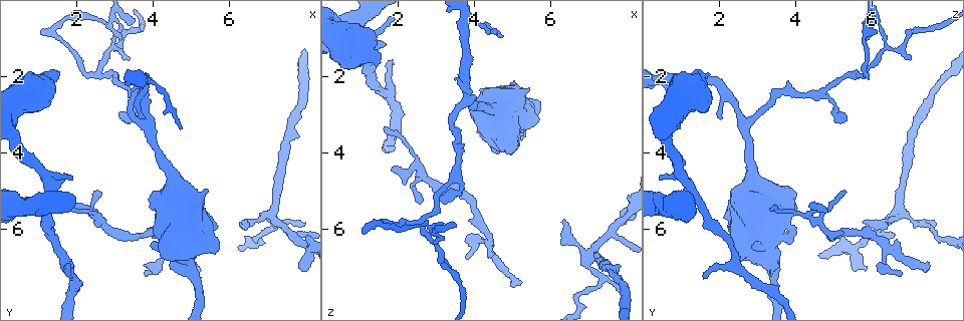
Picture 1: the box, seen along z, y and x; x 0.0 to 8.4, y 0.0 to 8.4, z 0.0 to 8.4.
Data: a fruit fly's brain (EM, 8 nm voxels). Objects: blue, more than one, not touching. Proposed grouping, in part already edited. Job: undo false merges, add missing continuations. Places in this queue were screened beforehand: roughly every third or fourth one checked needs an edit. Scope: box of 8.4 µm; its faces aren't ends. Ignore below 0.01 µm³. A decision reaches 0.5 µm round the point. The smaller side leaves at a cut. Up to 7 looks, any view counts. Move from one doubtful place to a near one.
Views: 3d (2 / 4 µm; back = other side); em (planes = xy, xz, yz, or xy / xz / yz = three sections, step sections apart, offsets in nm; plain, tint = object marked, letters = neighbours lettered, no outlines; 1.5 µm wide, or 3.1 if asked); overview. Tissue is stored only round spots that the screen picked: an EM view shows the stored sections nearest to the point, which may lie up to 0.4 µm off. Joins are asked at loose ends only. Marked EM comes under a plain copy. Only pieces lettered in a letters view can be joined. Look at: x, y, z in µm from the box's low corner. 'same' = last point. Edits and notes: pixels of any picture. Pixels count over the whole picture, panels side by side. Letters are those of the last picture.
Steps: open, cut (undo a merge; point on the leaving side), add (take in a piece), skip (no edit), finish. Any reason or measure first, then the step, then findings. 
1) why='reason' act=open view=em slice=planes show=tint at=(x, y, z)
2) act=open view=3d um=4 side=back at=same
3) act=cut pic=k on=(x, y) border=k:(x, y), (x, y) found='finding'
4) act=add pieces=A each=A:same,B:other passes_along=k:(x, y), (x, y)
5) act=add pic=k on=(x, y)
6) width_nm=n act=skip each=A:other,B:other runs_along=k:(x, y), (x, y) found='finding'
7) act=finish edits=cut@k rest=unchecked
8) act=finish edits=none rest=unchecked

why='tapers out' act=open view=3d um=4 at=(1.60, 5.55, 3.30)

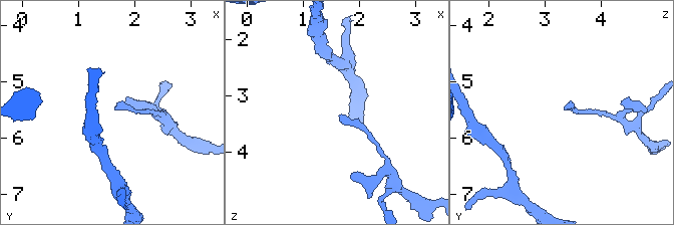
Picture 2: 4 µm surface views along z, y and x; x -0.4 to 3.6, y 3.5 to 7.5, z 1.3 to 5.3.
act=open view=em slice=planes show=letters at=(1.65, 5.50, 3.35)

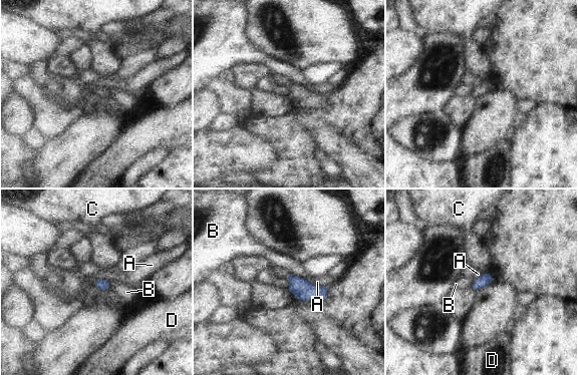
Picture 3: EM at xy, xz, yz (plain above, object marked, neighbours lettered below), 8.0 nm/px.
act=skip each=A:other,B:other,C:other,D:other found='no lettered piece goes on from it'

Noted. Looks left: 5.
why='free end' act=open view=3d um=2 at=(3.70, 3.15, 2.05)

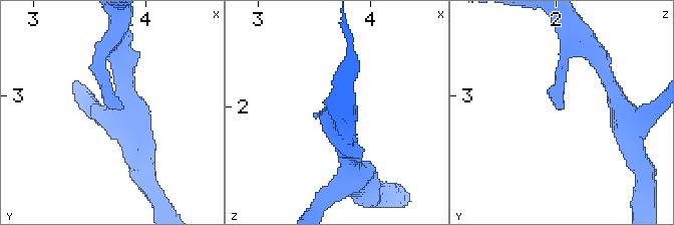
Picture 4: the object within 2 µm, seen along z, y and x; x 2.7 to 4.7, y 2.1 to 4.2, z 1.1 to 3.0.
act=open view=em slice=xy step=8 show=letters at=(3.72, 3.08, 2.10)

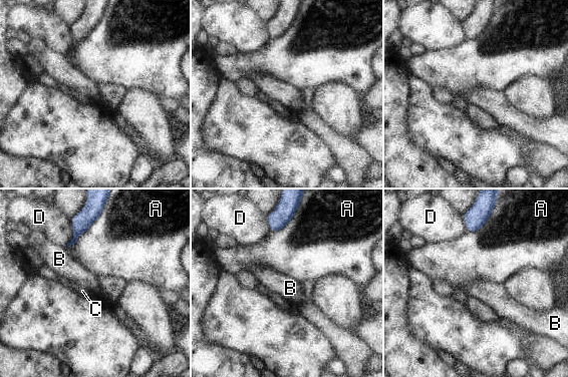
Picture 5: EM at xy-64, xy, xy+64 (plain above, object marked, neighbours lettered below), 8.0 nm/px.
why='another direction' act=open view=em slice=planes show=letters at=same

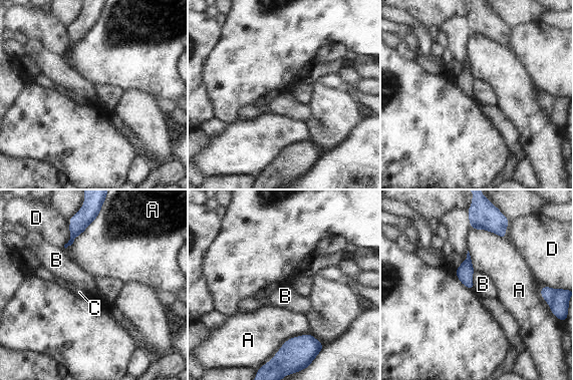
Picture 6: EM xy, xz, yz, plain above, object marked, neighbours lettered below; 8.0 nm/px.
longest_contact=A:320nm act=skip each=A:other,B:other,C:other,D:other border=6:(475, 271), (473, 274), (474, 287) found='none of them fits'

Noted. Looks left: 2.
why='free end' act=open view=3d um=4 at=(5.15, 7.15, 7.40)

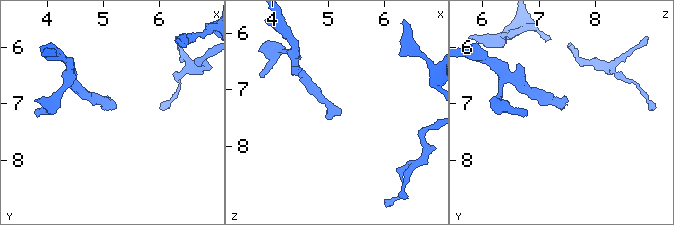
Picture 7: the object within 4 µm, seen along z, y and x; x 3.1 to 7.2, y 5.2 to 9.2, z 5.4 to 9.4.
act=open view=em slice=planes show=letters at=(5.15, 7.15, 7.40)

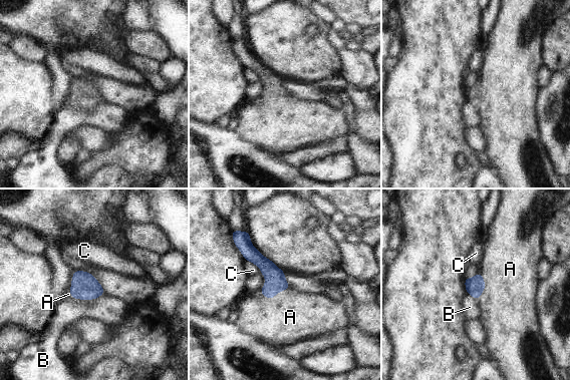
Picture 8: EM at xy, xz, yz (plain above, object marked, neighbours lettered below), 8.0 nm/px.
width_nm=150 act=add pieces=A each=A:same,B:other,C:other passes_along=8:(275, 282), (274, 296), (290, 317) found='the cell continues'

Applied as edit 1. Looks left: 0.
act=finish edits=add@8 rest=unchecked

